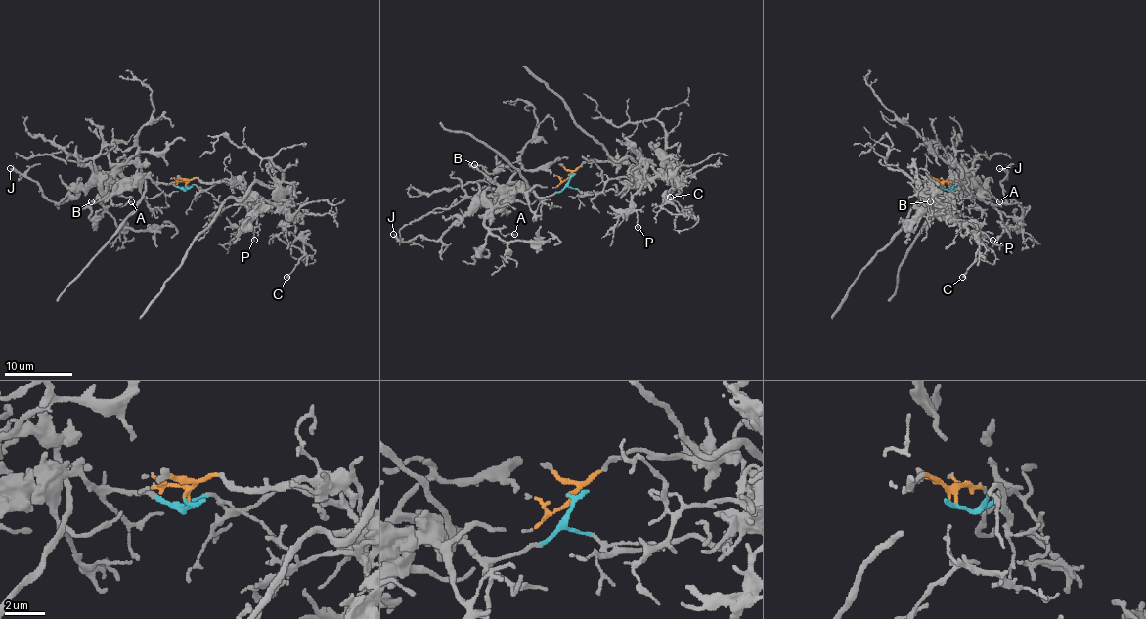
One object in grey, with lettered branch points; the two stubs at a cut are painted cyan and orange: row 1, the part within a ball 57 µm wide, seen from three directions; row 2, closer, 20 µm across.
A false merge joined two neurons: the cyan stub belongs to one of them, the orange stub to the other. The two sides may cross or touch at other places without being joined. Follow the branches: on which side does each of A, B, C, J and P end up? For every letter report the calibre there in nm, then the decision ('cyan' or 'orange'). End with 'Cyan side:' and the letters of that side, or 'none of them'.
A: 190 nm thick; cyan
B: 220 nm thick; cyan
C: 180 nm thick; orange
J: 220 nm thick; cyan
P: 130 nm thick; orange
Cyan side: A, B, J

